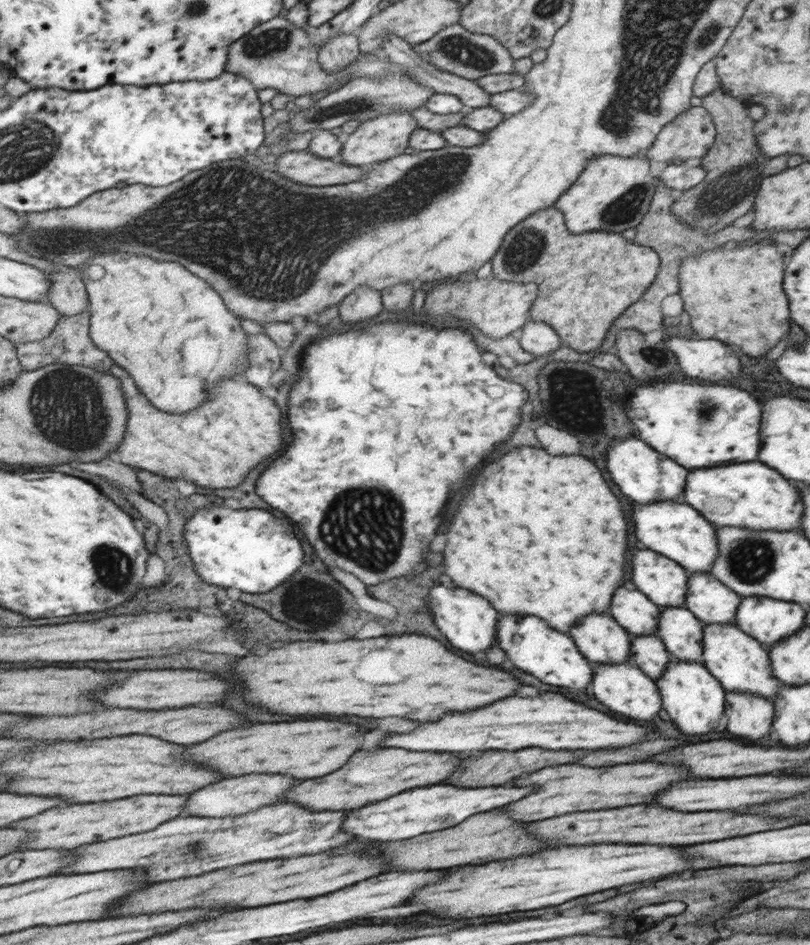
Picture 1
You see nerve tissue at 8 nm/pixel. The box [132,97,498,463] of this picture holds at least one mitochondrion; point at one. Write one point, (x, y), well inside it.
(229, 281)

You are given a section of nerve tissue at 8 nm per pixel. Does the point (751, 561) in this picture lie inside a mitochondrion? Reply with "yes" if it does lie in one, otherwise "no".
yes

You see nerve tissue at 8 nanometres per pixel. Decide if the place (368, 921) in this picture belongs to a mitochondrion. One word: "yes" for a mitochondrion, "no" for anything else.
no

